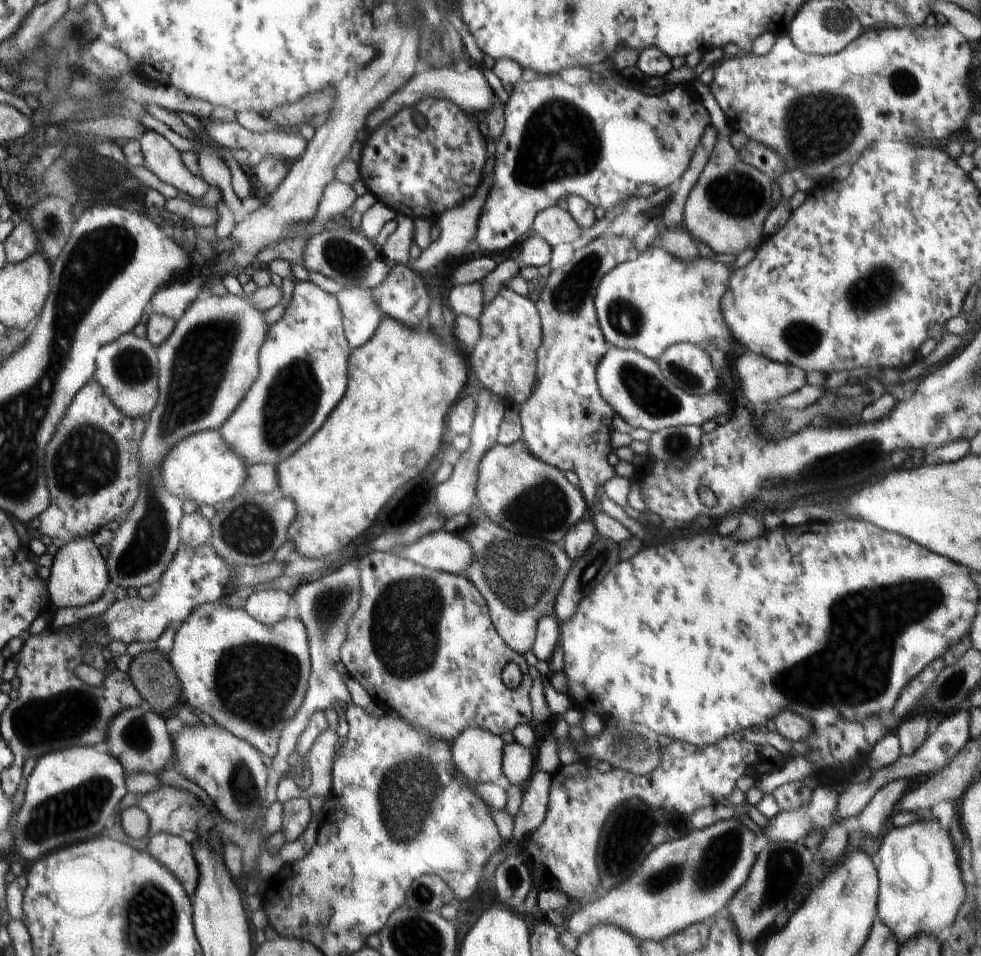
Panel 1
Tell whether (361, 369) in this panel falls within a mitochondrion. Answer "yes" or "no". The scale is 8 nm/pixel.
no

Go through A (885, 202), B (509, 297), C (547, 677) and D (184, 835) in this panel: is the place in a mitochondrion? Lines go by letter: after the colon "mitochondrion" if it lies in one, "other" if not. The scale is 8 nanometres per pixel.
A: other
B: other
C: other
D: other

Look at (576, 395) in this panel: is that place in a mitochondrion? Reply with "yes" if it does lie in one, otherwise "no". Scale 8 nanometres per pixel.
no

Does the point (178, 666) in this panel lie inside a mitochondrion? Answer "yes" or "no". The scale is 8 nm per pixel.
no

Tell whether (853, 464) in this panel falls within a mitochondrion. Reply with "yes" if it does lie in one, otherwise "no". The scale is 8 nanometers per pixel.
yes

